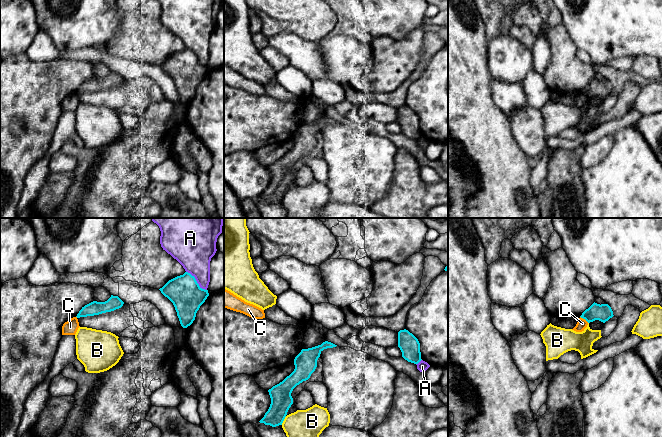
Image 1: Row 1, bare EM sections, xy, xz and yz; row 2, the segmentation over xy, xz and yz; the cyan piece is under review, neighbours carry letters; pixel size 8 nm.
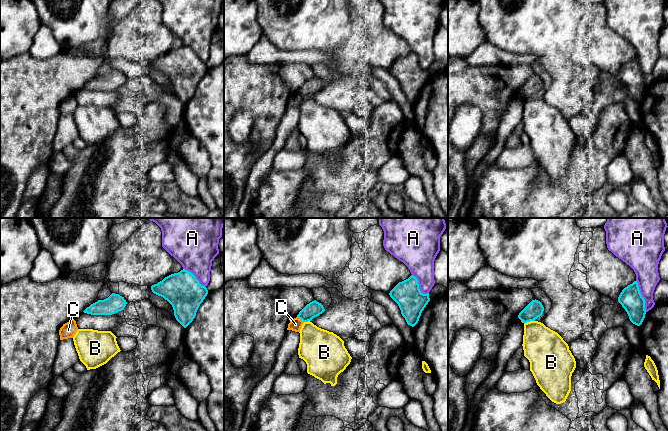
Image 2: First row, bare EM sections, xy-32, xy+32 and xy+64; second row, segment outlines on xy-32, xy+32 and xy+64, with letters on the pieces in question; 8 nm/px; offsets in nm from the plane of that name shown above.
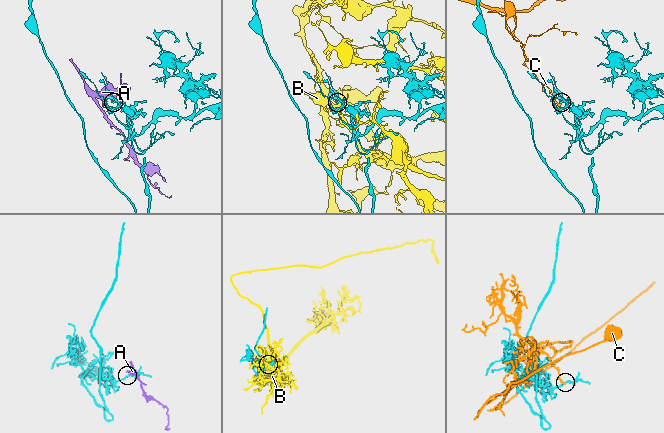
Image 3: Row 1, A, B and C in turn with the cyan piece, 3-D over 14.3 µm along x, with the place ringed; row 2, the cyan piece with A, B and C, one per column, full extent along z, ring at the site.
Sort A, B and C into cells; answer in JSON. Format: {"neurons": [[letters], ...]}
{"neurons": [["A"], ["B"], ["C"]]}

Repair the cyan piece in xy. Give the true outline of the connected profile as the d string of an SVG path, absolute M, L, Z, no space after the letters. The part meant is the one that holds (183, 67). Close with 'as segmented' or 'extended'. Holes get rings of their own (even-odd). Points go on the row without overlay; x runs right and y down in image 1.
M188 48L169 56L159 66L173 79L183 104L193 99L197 87L209 72L208 66L202 65Z | as segmented

